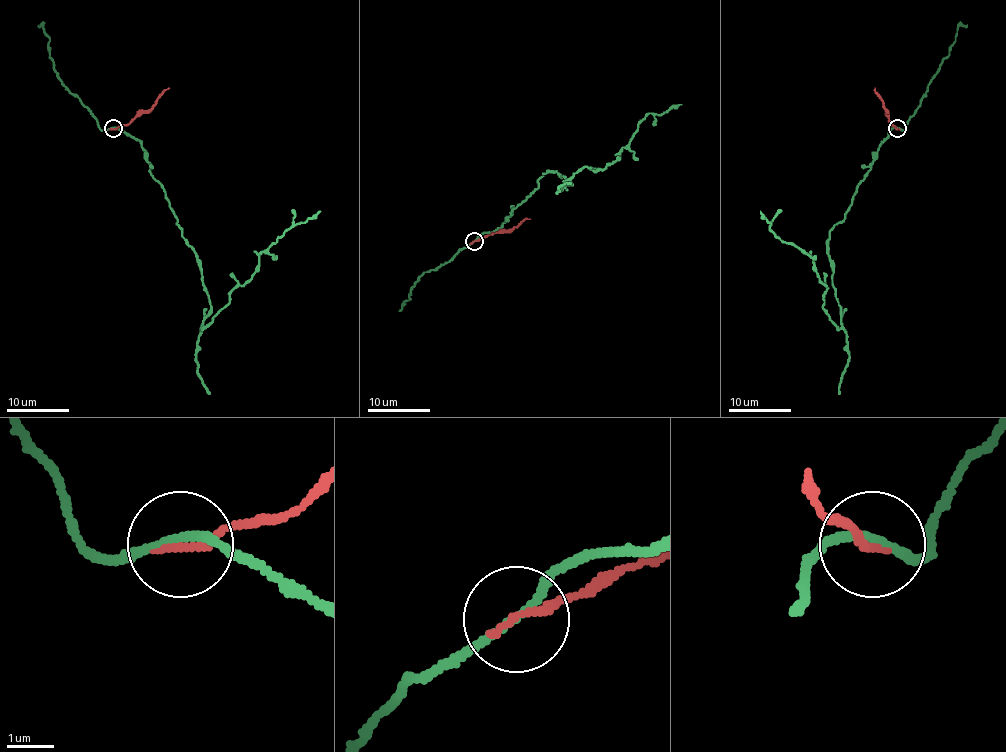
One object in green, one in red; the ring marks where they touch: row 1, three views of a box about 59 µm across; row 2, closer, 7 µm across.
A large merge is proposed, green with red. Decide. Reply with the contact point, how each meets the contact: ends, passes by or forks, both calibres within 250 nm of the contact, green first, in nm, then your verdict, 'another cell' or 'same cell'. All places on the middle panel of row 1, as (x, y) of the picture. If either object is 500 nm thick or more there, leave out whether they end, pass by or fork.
place (474, 241); green passes by; red ends; calibres 170 and 180 nm; another cell

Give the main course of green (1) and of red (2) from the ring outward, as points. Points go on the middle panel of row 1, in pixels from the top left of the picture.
1: (474, 242), (501, 226), (543, 173), (571, 181), (565, 186), (585, 167), (605, 169), (647, 114), (682, 105)
2: (474, 242), (490, 234), (507, 232), (530, 218)

